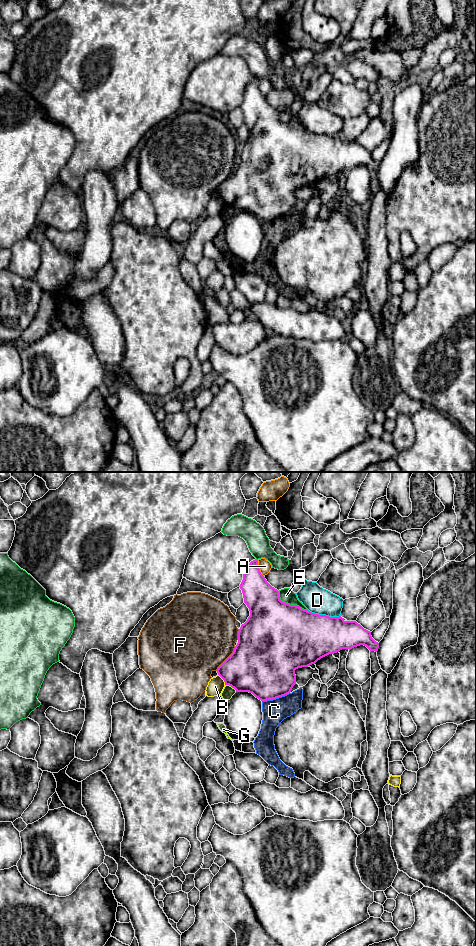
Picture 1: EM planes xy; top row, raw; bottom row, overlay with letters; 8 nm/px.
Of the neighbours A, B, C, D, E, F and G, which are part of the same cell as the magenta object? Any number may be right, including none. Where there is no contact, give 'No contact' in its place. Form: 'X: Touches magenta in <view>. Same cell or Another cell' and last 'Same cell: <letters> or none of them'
A: Touches magenta in xy. Another cell
B: Touches magenta in xy. Another cell
C: Touches magenta in xy. Another cell
D: Touches magenta in xy. Another cell
E: Touches magenta in xy. Another cell
F: Touches magenta in xy. Another cell
G: Touches magenta in xy. Another cell
Same cell: none of them

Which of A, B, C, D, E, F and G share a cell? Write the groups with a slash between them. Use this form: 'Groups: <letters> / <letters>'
Groups: A / B / C G / D / E / F

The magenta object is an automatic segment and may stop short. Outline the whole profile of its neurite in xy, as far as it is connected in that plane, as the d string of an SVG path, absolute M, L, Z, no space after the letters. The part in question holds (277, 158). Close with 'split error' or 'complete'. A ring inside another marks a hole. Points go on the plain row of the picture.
M258 80L251 81L245 88L240 104L244 123L250 131L247 141L238 151L238 163L233 173L218 187L217 193L236 212L249 212L261 221L273 220L289 214L296 204L295 190L315 184L321 178L339 172L342 169L352 169L364 165L370 172L378 171L371 152L364 149L356 141L345 141L341 136L329 137L304 130L297 125L290 125L280 120L279 111L272 107L261 94Z; complete

